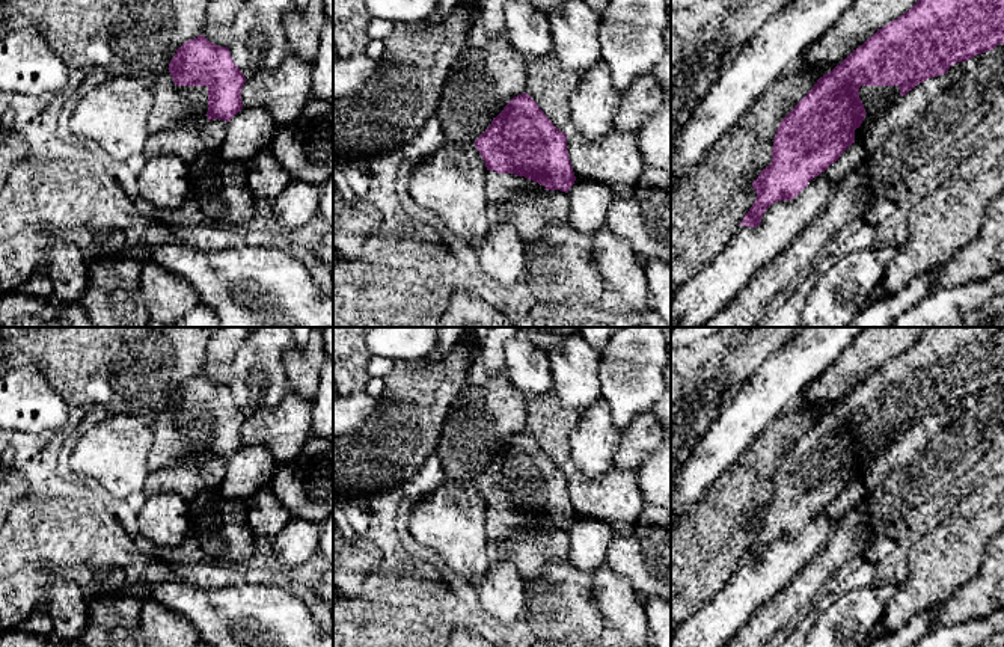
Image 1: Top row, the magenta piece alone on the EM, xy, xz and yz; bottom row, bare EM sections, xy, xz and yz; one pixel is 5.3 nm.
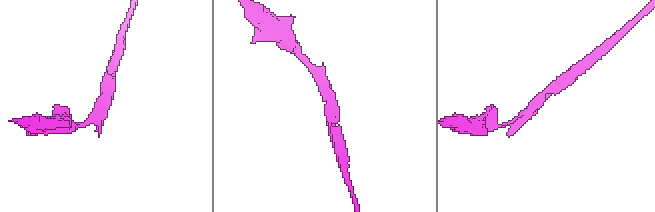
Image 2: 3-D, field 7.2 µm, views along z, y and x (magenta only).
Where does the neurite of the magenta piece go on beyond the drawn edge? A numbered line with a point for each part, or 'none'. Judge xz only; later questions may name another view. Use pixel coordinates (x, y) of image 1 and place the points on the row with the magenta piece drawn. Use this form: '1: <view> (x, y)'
1: xz (499, 187)

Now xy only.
1: xy (174, 106)

